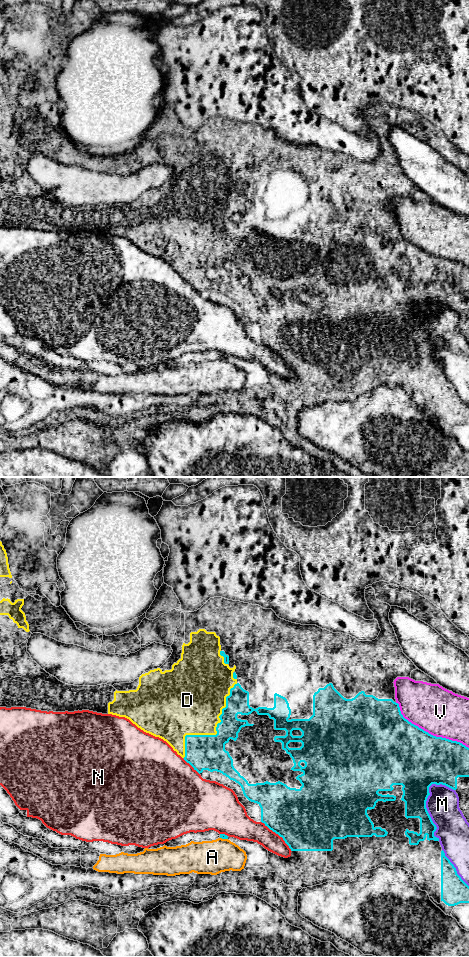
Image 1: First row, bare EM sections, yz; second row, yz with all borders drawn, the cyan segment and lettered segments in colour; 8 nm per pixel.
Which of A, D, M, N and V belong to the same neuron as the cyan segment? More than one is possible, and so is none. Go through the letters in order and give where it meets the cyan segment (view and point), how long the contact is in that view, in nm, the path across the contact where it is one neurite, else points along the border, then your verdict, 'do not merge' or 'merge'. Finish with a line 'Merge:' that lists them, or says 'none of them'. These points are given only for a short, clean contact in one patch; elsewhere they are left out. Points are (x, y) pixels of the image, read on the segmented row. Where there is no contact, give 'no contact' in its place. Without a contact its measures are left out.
A: yz (224, 838) | 70 nm | along yz (220, 837), (227, 839) | do not merge
D: yz (216, 734) | 750 nm | merge
M: yz (427, 812) | 460 nm | do not merge
N: yz (278, 834) | 340 nm | do not merge
V: yz (427, 732) | 700 nm | do not merge
Merge: D

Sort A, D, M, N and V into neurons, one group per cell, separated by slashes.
A / D / M / N / V

